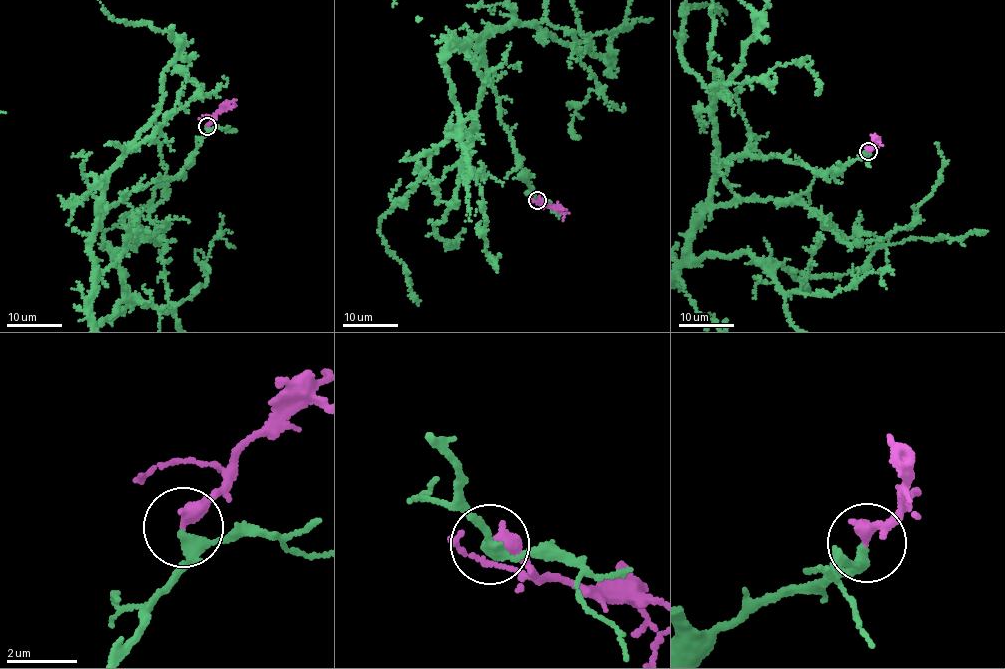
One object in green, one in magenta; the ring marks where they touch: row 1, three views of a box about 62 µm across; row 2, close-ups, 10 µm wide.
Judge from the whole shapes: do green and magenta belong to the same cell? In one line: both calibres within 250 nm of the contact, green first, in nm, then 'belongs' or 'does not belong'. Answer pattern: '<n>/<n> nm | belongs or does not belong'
280/400 nm | belongs

